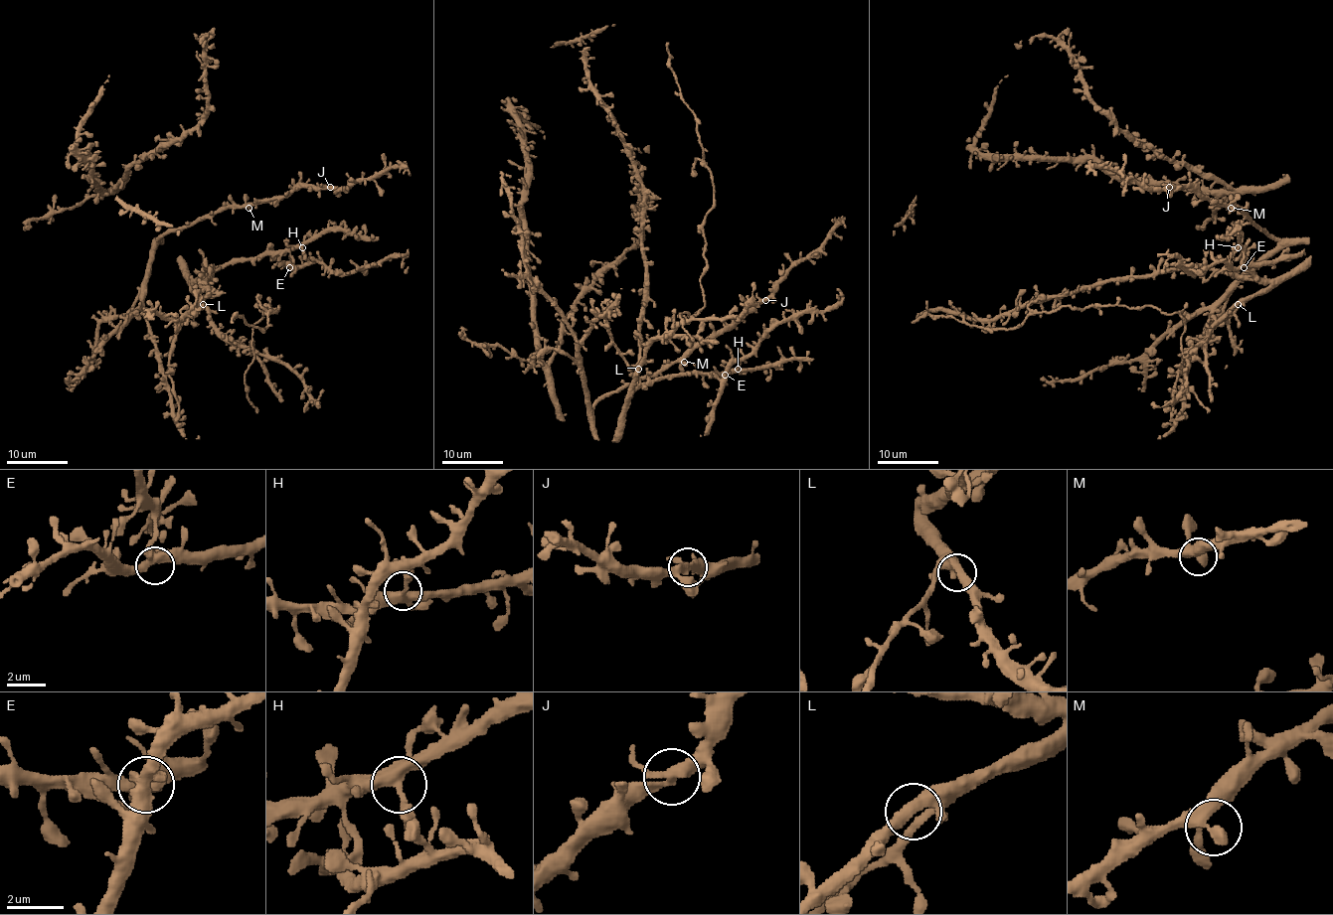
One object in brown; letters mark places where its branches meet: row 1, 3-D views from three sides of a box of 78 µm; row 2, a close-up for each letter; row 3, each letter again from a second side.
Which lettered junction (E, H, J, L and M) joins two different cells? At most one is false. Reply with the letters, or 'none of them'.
none of them

